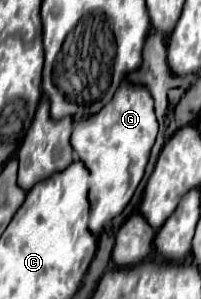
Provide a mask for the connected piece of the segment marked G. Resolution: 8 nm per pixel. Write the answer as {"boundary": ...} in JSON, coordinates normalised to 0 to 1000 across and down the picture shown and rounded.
{"boundary":[[[607,274],[597,301],[577,301],[557,341],[498,368],[498,381],[458,381],[458,395],[428,395],[368,421],[358,441],[358,495],[388,508],[398,535],[448,569],[448,776],[488,783],[527,742],[547,742],[567,722],[587,722],[627,682],[647,676],[677,622],[697,615],[716,589],[716,562],[746,528],[746,502],[766,488],[786,448],[786,408],[766,388],[766,328],[726,288]]]}

